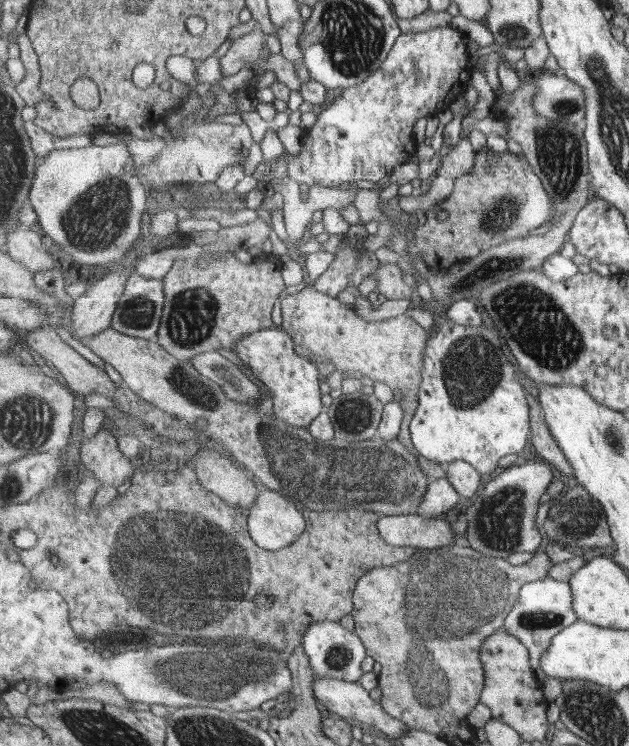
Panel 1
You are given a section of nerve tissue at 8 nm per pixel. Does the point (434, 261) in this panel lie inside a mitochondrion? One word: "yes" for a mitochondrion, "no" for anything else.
no

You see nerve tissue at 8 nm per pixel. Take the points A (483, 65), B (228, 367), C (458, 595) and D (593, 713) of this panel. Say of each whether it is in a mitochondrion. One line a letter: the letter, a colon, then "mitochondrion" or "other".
A: other
B: other
C: mitochondrion
D: mitochondrion

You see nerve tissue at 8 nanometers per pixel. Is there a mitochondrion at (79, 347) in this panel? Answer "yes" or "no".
no

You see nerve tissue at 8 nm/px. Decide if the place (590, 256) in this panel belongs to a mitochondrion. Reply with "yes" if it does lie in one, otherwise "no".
no

